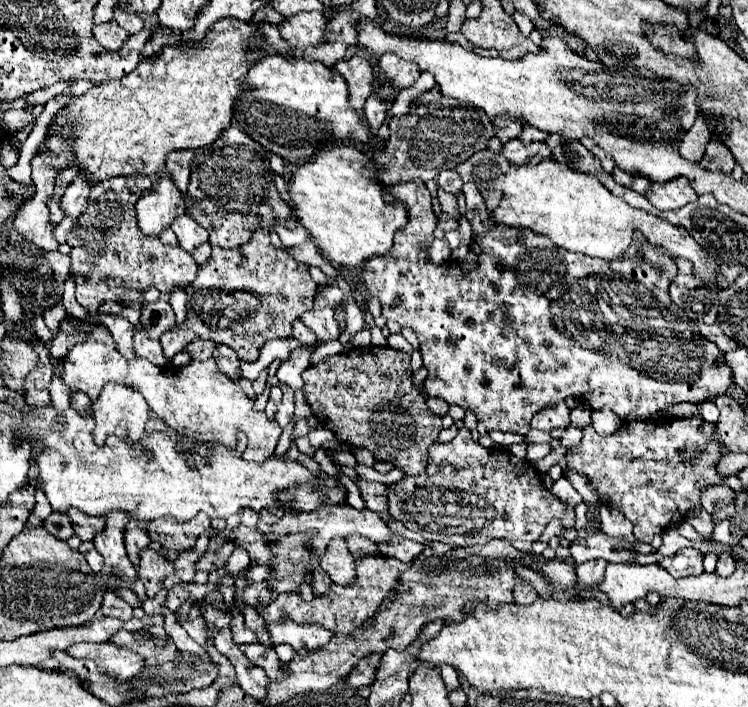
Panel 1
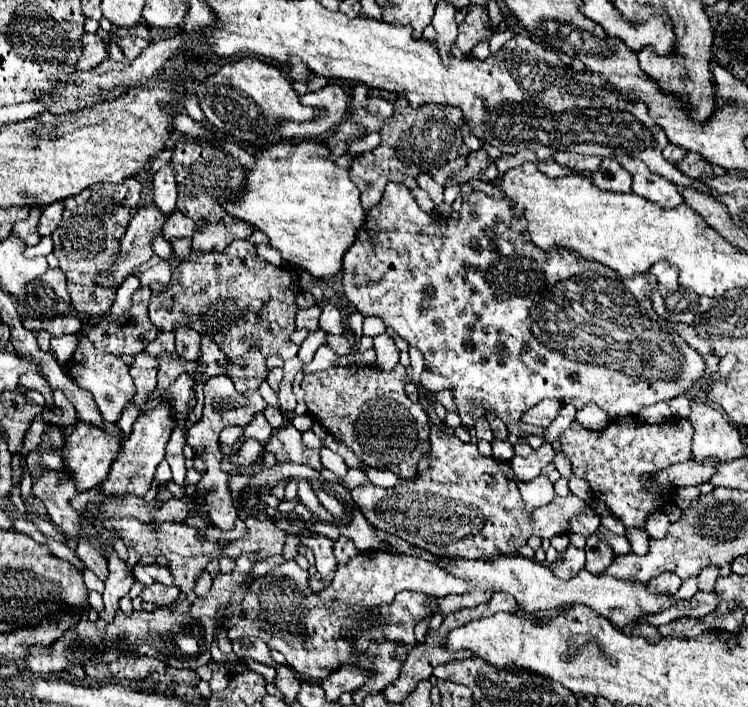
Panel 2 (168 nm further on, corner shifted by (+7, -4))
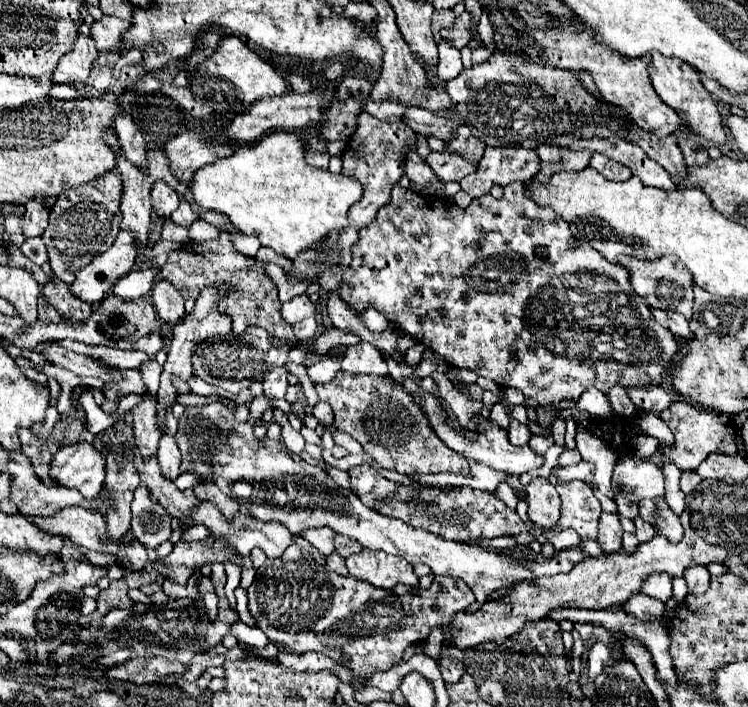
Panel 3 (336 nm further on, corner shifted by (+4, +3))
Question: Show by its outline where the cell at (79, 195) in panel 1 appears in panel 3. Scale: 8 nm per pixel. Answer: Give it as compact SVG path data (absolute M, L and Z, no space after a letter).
M38 199L28 201L26 203L26 213L24 213L22 233L26 237L42 235L46 225L48 225L48 215L50 215L50 209L44 205L44 201L38 201Z

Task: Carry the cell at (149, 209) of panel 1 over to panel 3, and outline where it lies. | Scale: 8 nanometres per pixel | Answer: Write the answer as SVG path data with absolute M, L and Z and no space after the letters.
M120 231L114 245L92 259L84 269L76 273L76 281L72 283L72 293L86 303L100 303L114 285L126 277L138 257L140 247L136 245L136 237L132 231Z

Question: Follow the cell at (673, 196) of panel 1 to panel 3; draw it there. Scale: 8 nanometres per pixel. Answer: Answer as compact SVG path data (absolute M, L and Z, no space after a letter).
M592 137L588 141L578 141L578 143L572 145L572 149L582 149L582 147L590 149L590 151L606 153L608 157L620 161L636 177L640 177L640 181L644 185L658 187L658 189L664 189L664 191L674 191L676 189L670 175L656 161L652 161L638 145L632 145L630 141L624 141L620 137L608 137L608 139Z

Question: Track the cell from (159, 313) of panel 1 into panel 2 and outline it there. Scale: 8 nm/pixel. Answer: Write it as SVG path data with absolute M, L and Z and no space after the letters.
M141 284L139 290L133 294L131 298L131 308L123 314L123 316L103 316L97 324L85 328L87 330L87 336L91 340L91 344L101 350L101 352L109 352L109 354L115 354L115 356L123 356L123 354L129 354L129 356L135 356L137 352L143 352L145 346L149 342L155 340L157 336L157 328L155 324L149 320L149 314L147 314L147 306L149 306L149 298L151 298L151 290L149 286Z

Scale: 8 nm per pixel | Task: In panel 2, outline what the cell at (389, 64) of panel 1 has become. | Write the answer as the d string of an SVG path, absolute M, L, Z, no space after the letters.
M357 84L351 92L351 106L349 106L349 120L359 124L365 134L379 132L387 118L393 114L393 104L397 96L393 92L375 90L367 84Z

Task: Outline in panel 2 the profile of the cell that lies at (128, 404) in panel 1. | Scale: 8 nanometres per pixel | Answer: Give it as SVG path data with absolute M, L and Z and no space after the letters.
M77 422L75 430L65 440L65 446L61 450L63 464L65 464L65 468L69 468L77 492L83 492L83 490L89 490L89 488L95 488L97 484L101 484L101 480L105 480L105 476L109 474L109 468L111 468L113 460L117 458L119 450L121 450L121 440L117 436L107 434L105 430L101 430L93 424Z

